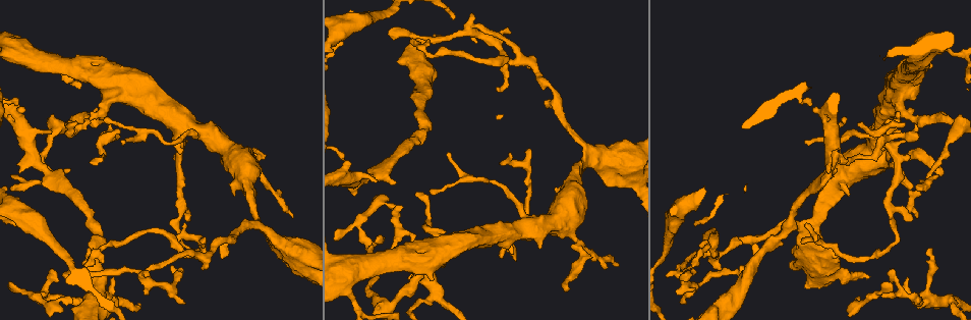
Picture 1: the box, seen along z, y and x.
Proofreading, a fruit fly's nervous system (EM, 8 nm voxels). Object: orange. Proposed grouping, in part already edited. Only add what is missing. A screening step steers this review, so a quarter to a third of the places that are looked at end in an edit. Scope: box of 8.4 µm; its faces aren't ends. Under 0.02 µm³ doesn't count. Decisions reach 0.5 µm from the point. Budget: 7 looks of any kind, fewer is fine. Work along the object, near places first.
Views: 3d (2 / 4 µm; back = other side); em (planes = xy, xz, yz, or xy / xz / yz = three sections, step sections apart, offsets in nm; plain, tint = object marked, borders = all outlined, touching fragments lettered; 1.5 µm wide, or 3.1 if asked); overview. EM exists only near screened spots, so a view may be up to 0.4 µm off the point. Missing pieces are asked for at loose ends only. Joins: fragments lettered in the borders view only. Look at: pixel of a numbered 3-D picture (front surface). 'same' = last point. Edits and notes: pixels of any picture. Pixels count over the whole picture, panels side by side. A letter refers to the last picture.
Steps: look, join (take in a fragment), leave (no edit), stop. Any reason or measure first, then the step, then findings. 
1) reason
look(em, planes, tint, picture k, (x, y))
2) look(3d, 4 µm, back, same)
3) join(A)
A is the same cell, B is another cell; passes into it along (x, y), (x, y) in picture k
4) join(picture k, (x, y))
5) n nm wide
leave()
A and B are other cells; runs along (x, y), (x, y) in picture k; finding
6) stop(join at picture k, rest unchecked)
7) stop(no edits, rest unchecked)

free end
look(em, planes, borders, picture 1, (836, 169))

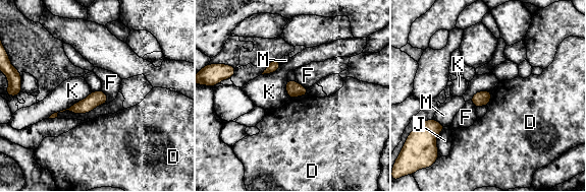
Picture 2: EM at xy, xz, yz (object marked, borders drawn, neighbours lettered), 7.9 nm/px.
leave()
D, F, J, K and M are other cells; none of them fits

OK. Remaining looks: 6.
an open end
look(3d, 2 µm, picture 1, (497, 90))

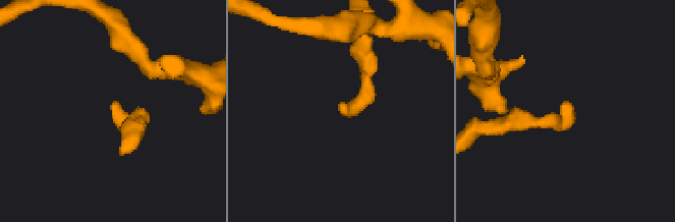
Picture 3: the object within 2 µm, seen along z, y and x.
look(em, planes, borders, picture 3, (342, 112))

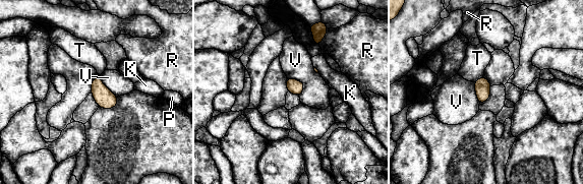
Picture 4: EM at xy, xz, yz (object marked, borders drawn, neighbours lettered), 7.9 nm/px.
leave()
K, P, R, T and V are other cells; border along (287, 77), (303, 83), (299, 96) in picture 4; no lettered fragment goes on from it

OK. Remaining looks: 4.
an open end
look(3d, 2 µm, picture 1, (185, 304))

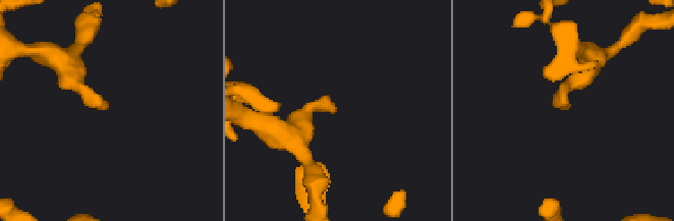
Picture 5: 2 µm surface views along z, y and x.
need the tissue
look(em, planes, borders, picture 5, (567, 107))

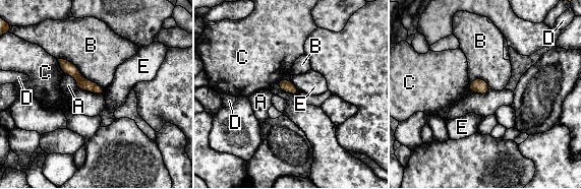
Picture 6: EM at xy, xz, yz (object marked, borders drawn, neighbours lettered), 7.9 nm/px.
90 nm wide
leave()
A, B, C, D and E are other cells; no lettered fragment goes on from it

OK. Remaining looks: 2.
stop(no edits, rest unchecked)

